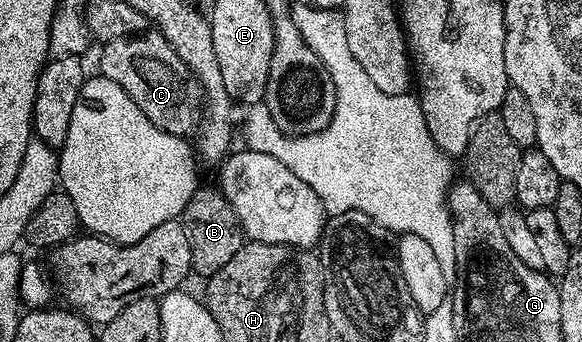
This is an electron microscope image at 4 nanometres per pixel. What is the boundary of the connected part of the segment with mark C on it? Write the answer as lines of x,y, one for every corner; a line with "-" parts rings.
139,32
132,38
107,42
101,50
102,55
98,58
101,77
120,84
136,108
140,108
140,112
144,112
144,116
148,116
156,128
181,139
197,131
204,113
204,91
161,34

